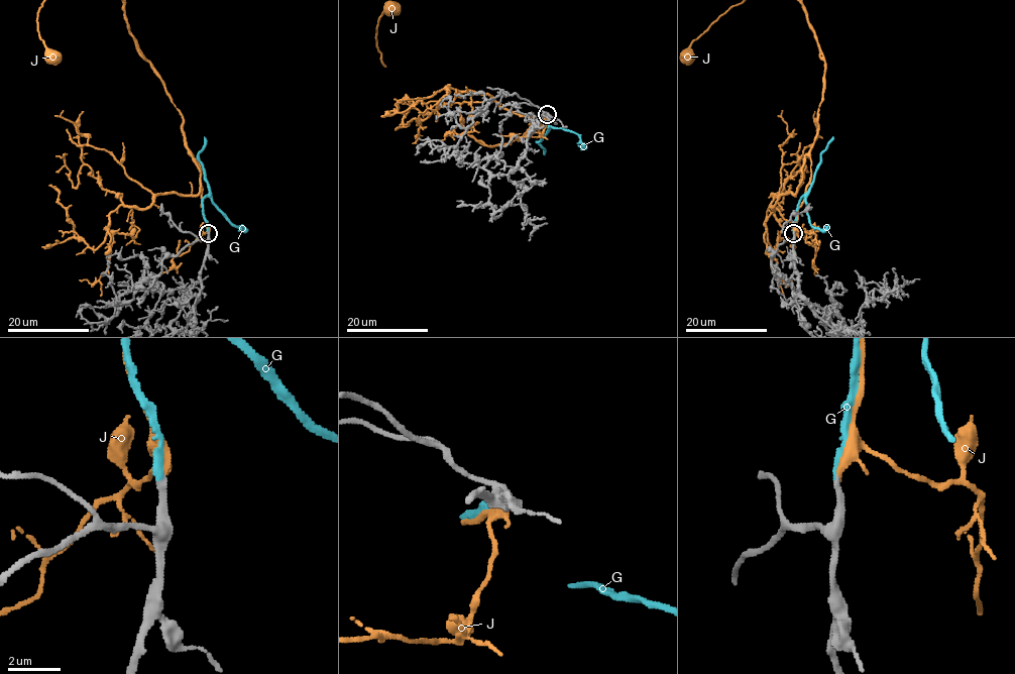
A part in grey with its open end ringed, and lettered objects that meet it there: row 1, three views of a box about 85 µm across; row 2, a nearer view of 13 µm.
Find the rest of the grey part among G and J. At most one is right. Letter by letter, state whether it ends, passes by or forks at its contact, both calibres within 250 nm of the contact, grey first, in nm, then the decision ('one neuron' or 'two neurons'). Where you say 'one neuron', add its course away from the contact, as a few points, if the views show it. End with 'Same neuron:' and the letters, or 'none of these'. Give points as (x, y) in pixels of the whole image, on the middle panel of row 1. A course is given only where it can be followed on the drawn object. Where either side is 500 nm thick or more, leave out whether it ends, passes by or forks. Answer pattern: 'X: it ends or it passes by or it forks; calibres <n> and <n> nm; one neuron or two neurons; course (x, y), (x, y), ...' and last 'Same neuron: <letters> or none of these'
G: it ends; calibres 280 and 240 nm; one neuron; course (547, 115), (541, 120), (548, 130), (538, 141), (544, 153)
J: it ends; calibres 300 and 220 nm; two neurons
Same neuron: G

